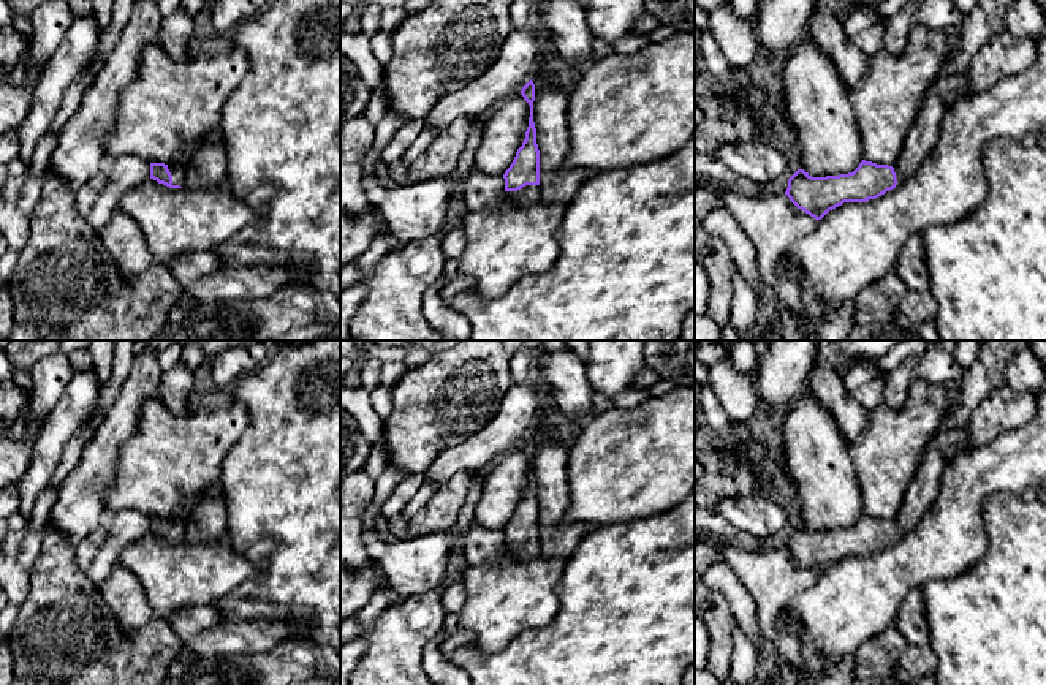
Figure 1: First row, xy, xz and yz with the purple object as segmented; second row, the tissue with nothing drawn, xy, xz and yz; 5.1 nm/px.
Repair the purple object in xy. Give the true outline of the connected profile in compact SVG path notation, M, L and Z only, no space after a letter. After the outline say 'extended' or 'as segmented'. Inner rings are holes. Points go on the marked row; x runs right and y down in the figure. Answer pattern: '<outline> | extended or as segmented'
M150 163L150 179L163 184L169 188L182 188L185 179L185 165L165 165L165 163Z | extended

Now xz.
M530 79L521 90L530 106L525 139L517 149L510 168L505 171L505 195L516 204L535 204L541 201L540 188L540 150L536 144L536 128L533 122L535 84Z | extended

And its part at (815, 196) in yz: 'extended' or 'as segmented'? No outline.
extended

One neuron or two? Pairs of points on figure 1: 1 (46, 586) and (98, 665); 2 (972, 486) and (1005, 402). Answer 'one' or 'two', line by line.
1: one
2: two

